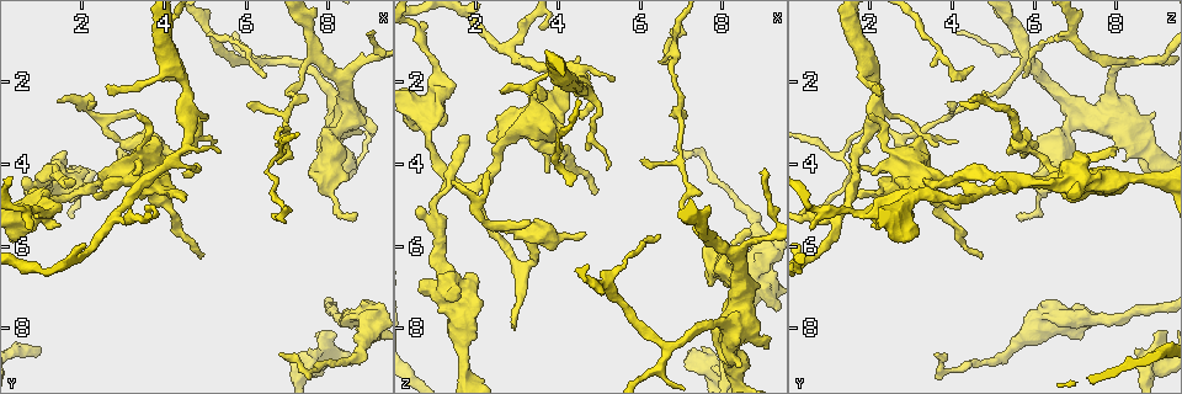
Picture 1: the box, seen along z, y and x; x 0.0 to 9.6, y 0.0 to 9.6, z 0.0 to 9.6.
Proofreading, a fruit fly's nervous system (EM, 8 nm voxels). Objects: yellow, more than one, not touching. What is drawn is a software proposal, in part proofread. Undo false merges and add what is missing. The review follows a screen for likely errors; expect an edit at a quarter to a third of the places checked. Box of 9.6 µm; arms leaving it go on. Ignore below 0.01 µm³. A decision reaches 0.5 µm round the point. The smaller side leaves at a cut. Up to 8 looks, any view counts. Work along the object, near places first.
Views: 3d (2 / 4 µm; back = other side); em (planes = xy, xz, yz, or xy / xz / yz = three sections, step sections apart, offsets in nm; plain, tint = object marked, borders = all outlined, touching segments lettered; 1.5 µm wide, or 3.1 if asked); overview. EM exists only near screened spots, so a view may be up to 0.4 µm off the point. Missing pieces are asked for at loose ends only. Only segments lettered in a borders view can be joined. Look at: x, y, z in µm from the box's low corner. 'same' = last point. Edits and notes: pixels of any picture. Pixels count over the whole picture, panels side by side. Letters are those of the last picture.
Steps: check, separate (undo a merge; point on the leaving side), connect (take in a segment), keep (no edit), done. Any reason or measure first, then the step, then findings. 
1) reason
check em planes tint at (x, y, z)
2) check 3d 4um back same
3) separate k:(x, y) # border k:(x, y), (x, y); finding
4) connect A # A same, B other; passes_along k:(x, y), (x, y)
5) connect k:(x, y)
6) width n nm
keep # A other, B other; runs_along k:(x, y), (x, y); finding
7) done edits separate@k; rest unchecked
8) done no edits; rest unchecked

free end
check em planes borders at (3.80, 5.05, 4.20)

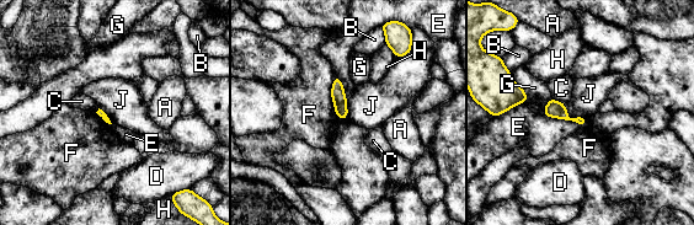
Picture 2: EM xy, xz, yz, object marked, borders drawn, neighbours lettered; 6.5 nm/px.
keep # A other, B other, C other, D other, E other, F other, G other, H other, J other; border 2:(564, 103), (570, 117), (586, 121); no lettered segment goes on from it

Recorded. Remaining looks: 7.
tapers out
check 3d 4um at (3.30, 2.80, 2.00)

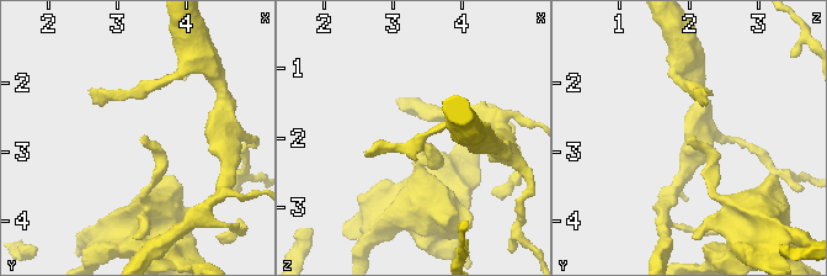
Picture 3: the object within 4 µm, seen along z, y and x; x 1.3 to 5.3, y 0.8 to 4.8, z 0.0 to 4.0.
now the EM
check em planes borders at (3.35, 2.80, 2.00)

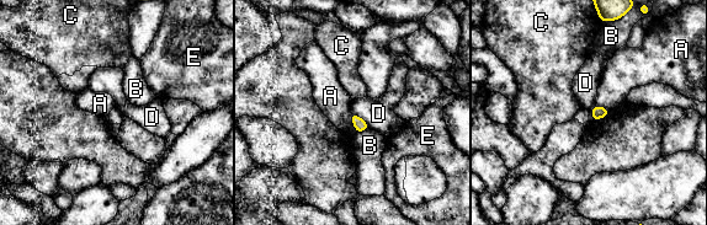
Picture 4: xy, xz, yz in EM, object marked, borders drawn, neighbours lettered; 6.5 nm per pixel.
keep # A other, B other, C other, D other, E other; border 4:(351, 112), (357, 114), (370, 128); no lettered segment goes on from it

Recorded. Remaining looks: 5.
check 3d 4um at (2.05, 2.50, 4.95)

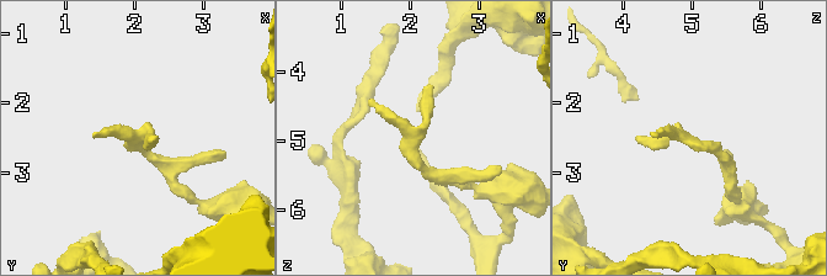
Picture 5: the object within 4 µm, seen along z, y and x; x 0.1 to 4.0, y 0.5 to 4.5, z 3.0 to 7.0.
check em xz step 8 tint at (2.10, 2.50, 4.95)

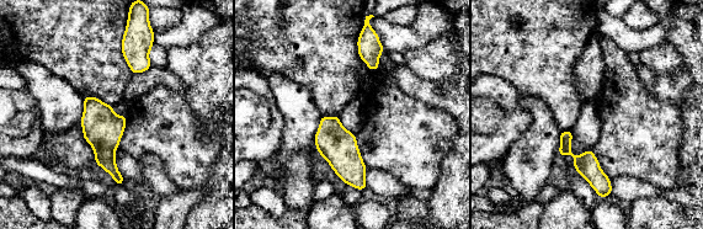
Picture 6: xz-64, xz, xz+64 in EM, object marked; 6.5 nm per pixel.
check em planes borders same

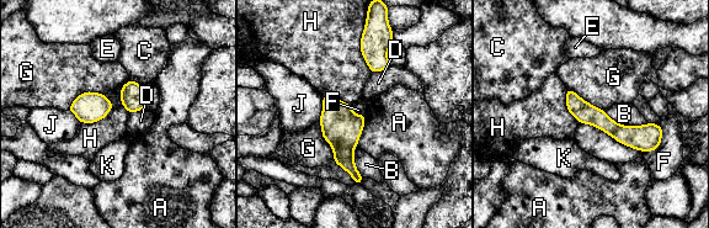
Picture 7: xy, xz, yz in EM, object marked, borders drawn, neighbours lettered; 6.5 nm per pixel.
keep # A other, B other, C other, D other, E other, F other, G other, H other, J other, K other; border 7:(105, 94), (81, 93), (67, 110); all the same cell

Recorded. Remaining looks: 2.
done no edits; rest unchecked

